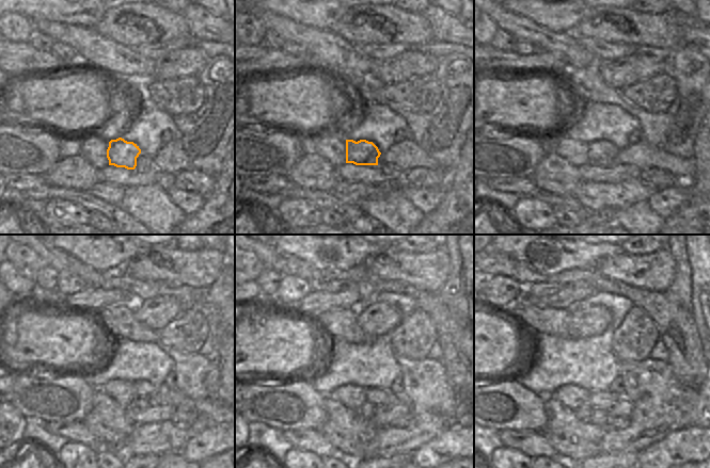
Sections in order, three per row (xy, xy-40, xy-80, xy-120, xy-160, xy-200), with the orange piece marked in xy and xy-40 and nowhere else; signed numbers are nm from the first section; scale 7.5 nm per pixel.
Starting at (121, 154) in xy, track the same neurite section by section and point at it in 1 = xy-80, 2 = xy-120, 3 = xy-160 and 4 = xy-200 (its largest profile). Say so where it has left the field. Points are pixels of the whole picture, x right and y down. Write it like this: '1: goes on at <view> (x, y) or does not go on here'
1: goes on at xy-80 (601, 152)
2: goes on at xy-120 (139, 391)
3: goes on at xy-160 (379, 394)
4: goes on at xy-200 (628, 393)

